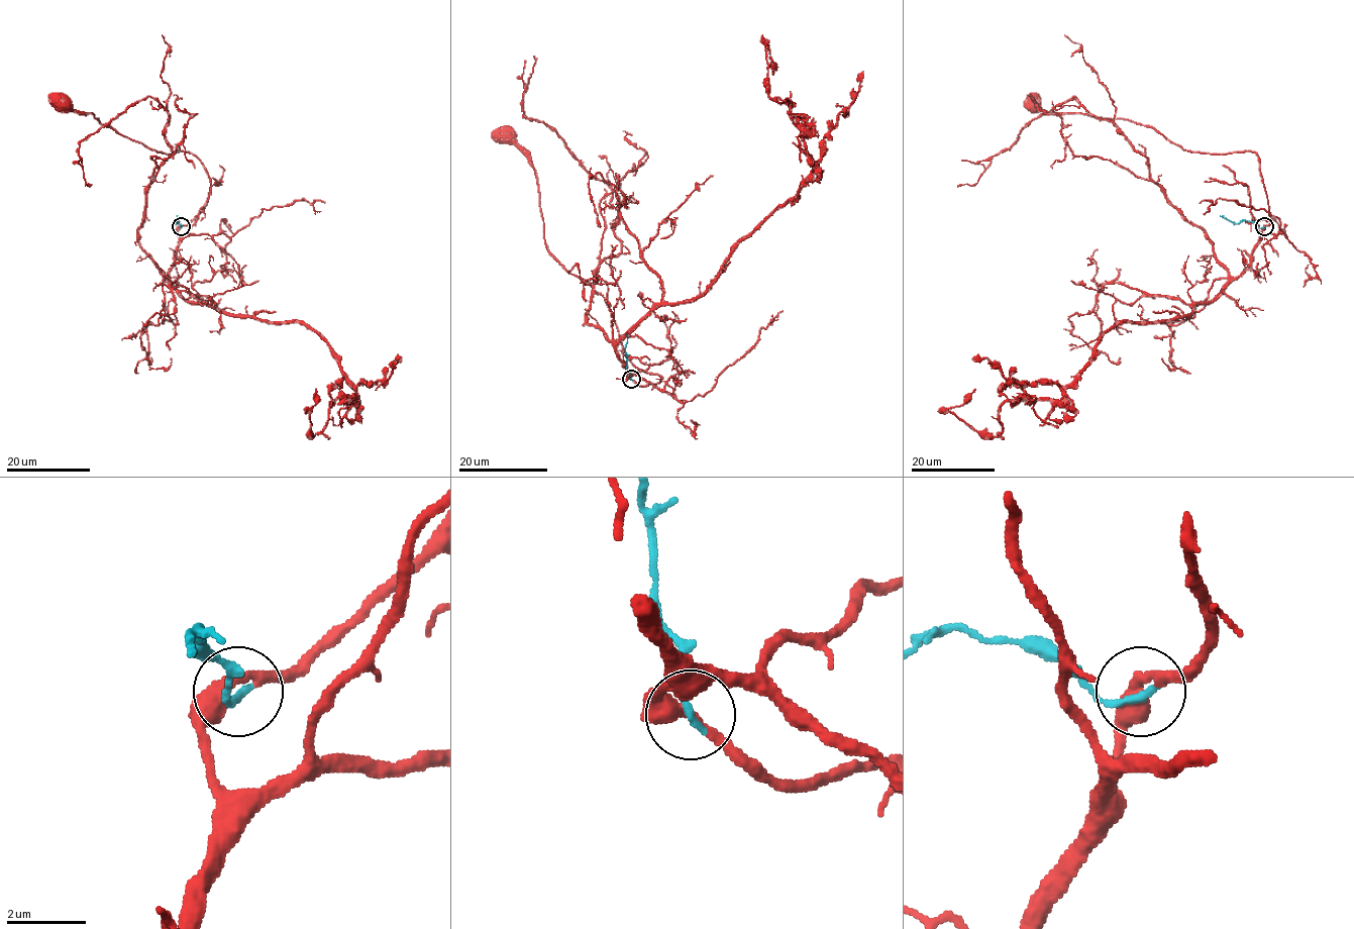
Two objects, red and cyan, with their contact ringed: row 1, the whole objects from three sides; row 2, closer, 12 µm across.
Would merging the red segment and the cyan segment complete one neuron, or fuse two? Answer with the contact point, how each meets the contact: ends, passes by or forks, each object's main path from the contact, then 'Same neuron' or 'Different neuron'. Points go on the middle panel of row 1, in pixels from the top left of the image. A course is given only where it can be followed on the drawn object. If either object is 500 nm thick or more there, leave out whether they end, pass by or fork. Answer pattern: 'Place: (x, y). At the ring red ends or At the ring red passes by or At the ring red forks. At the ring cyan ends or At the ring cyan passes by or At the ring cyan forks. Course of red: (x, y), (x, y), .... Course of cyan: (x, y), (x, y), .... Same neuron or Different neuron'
Place: (631, 379). At the ring red passes by. At the ring cyan ends. Course of red: (630, 379), (648, 386), (661, 378), (634, 365), (604, 298), (548, 250), (535, 170), (505, 134). Course of cyan: (630, 379), (625, 346), (627, 332). Same neuron

